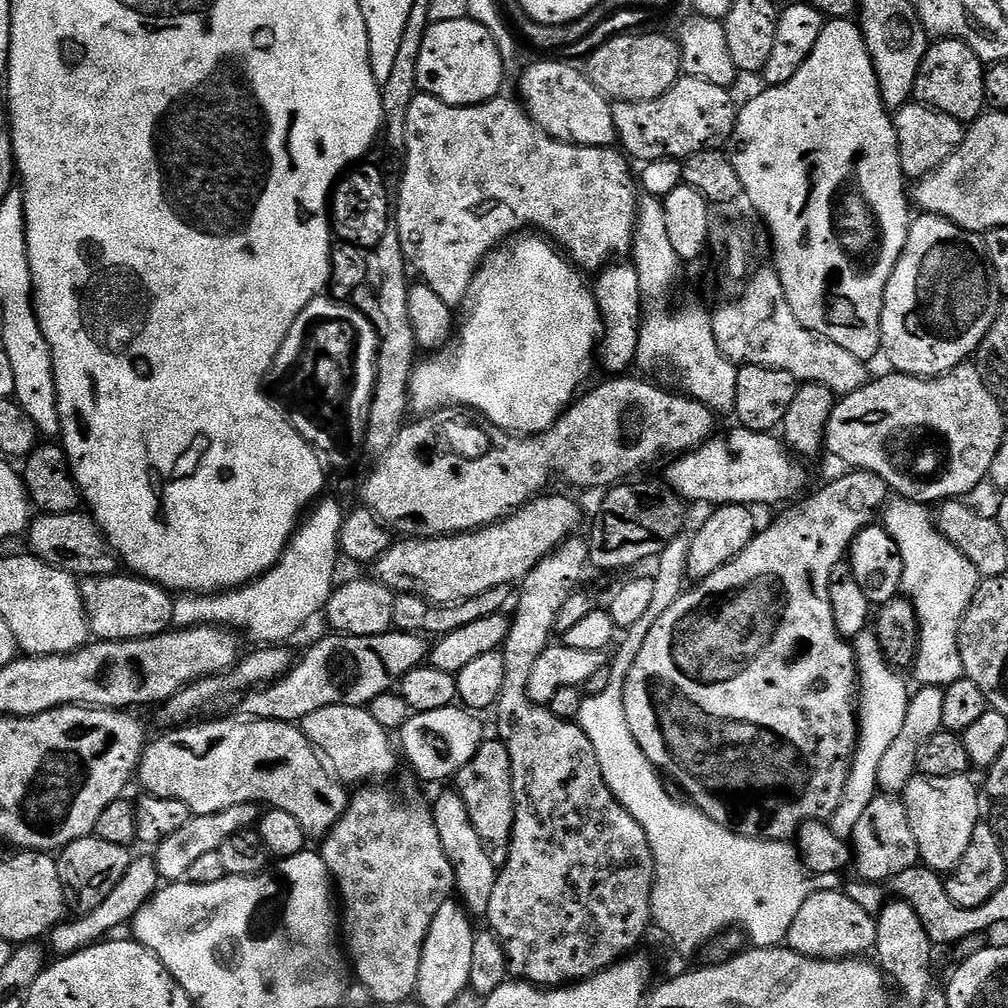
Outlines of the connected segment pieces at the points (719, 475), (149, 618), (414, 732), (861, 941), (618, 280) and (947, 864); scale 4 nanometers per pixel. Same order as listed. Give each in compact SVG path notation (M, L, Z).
M739 426L733 429L728 440L713 438L694 452L685 452L683 456L675 457L667 465L667 487L685 502L693 500L696 504L708 504L707 506L780 504L783 500L795 501L796 495L805 495L808 472L792 464L793 457L779 435L752 432Z
M135 574L89 576L81 579L79 586L88 619L88 631L97 641L141 640L172 628L173 593L153 580Z
M463 706L409 715L408 721L398 733L399 749L422 779L451 781L456 773L462 770L462 766L466 766L466 762L470 762L470 758L478 754L486 739L480 720L479 715Z
M835 888L812 892L798 910L785 945L792 952L813 957L815 960L842 960L866 954L866 951L869 953L875 947L876 940L875 917L855 904L842 890Z
M613 262L603 269L595 277L595 280L596 304L600 307L600 315L604 321L604 335L598 348L598 360L599 363L604 363L604 368L608 374L624 374L629 371L628 367L631 369L635 365L638 354L638 338L640 337L642 305L644 303L642 290L638 286L638 270L630 262Z
M917 774L910 778L902 795L910 830L914 830L914 842L918 842L920 864L936 873L947 874L954 866L958 866L962 854L966 854L966 846L970 846L974 826L981 823L980 796L970 777L965 774L950 778L930 778Z

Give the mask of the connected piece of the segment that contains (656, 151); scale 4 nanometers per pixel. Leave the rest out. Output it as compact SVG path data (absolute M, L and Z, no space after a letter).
M681 75L669 92L646 102L616 102L612 104L614 126L618 144L633 161L678 160L683 162L688 156L699 152L711 152L723 149L724 143L737 131L736 113L738 104L732 101L733 93L722 86L714 86L702 78Z

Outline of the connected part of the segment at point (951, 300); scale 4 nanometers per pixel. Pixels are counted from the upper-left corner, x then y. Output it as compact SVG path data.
M920 214L917 217L909 223L902 258L898 258L898 266L894 266L890 282L886 282L880 319L880 351L899 375L931 378L953 372L971 357L968 356L971 352L973 355L979 349L1000 312L1002 293L988 266L981 233L966 230L944 216Z

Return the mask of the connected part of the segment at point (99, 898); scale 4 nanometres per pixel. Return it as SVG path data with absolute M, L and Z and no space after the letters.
M95 834L83 836L70 846L60 849L56 865L58 874L62 878L64 903L67 911L72 914L83 914L95 910L118 882L122 882L122 874L134 859L133 853L122 846L114 846L114 842L102 842Z

